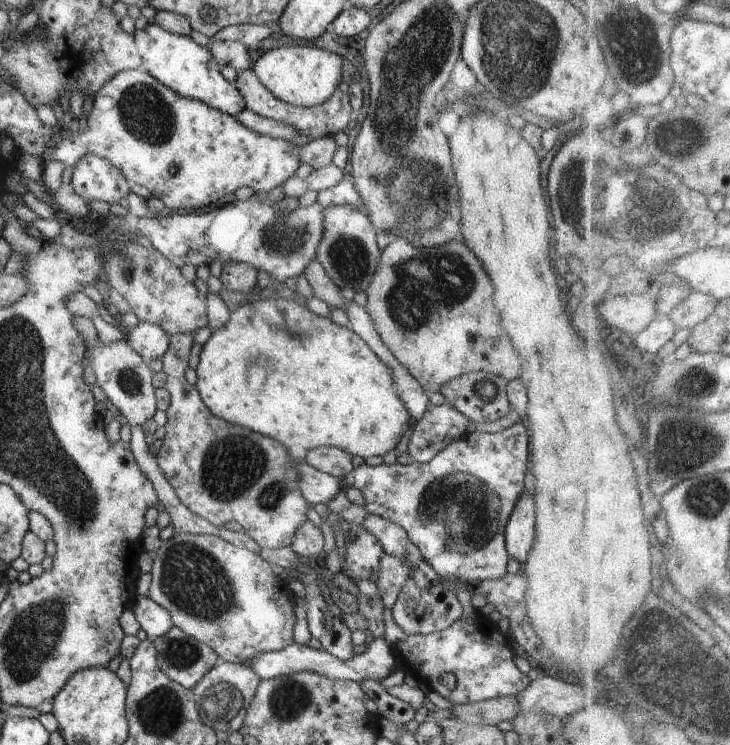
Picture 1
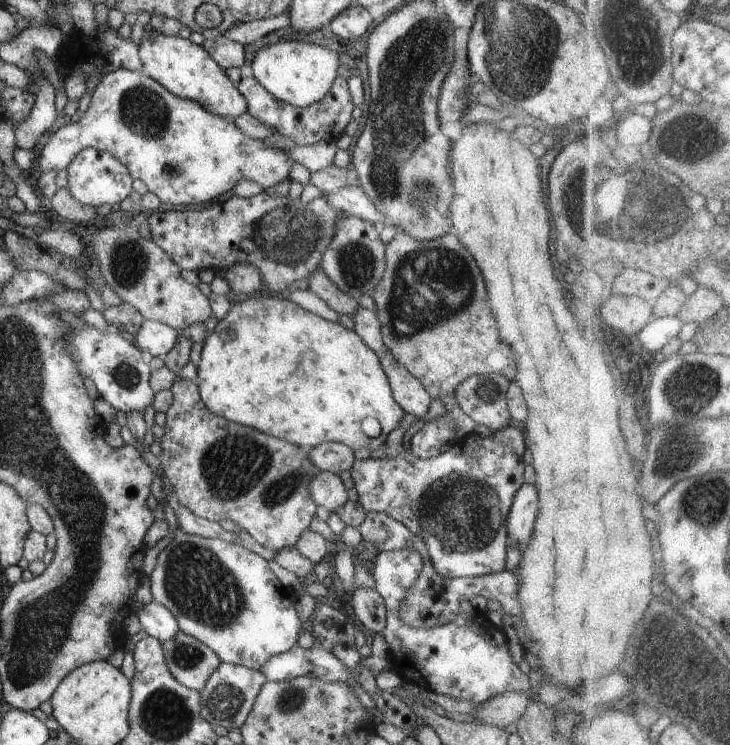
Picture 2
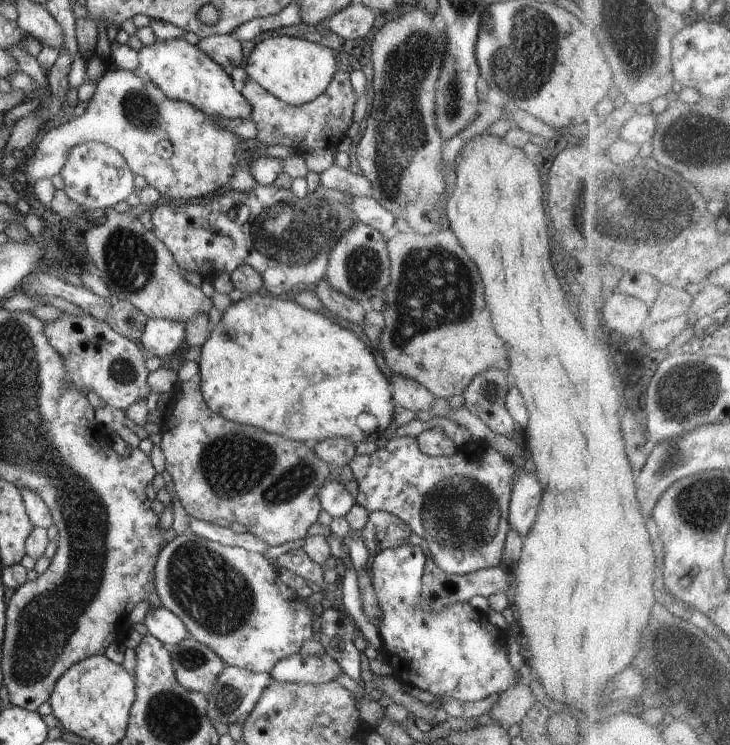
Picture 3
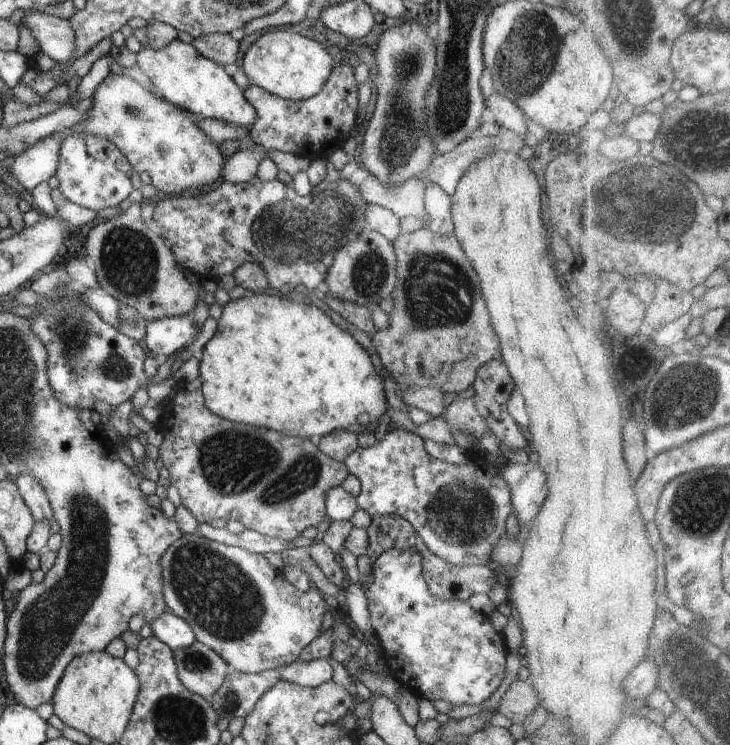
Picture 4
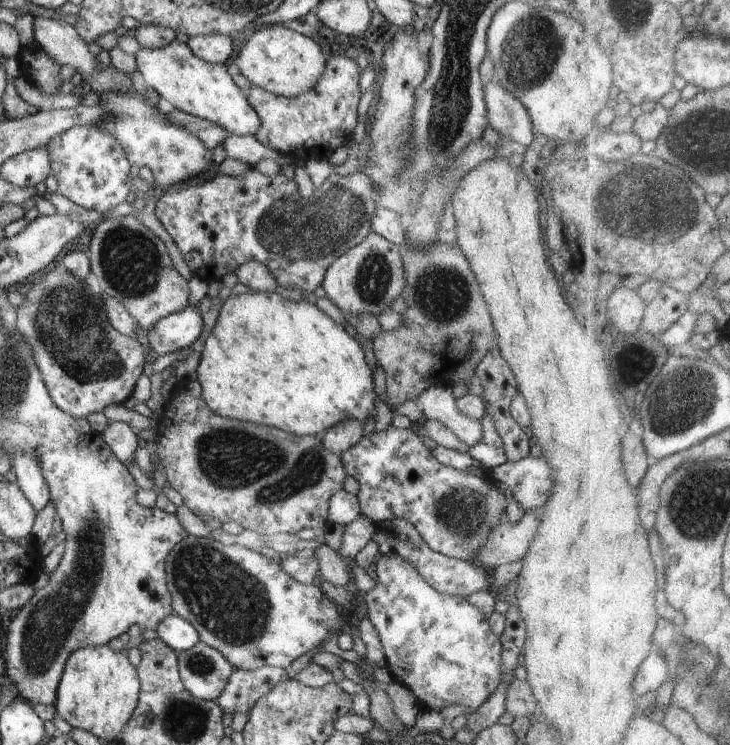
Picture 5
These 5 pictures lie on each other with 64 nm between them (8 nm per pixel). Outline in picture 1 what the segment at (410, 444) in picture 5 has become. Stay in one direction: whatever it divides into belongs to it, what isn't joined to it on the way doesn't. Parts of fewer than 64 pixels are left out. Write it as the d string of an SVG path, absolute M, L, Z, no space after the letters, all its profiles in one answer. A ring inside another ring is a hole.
M516 422L500 432L468 431L452 440L426 464L411 460L410 464L379 466L361 465L352 472L353 486L364 496L364 508L401 526L410 542L420 548L422 558L440 578L458 578L459 581L482 582L506 576L510 555L504 540L505 526L520 494L524 492L530 442L525 423Z

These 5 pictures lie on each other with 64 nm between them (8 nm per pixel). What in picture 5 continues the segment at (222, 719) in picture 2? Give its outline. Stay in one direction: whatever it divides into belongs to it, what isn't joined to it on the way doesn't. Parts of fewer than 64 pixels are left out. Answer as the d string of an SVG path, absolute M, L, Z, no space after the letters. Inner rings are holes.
M261 664L258 670L236 669L228 678L216 704L223 714L248 713L252 707L280 682L286 682L289 672L280 667Z

